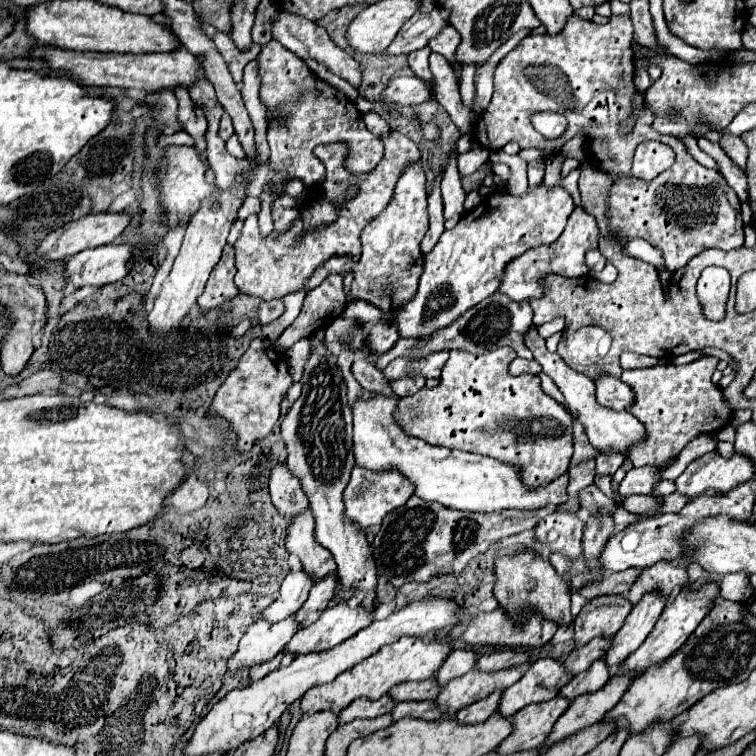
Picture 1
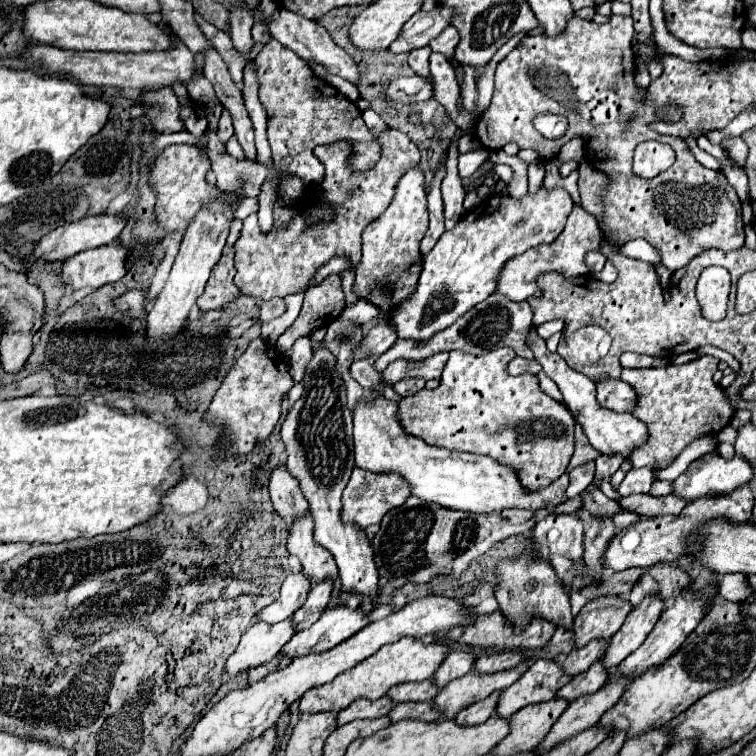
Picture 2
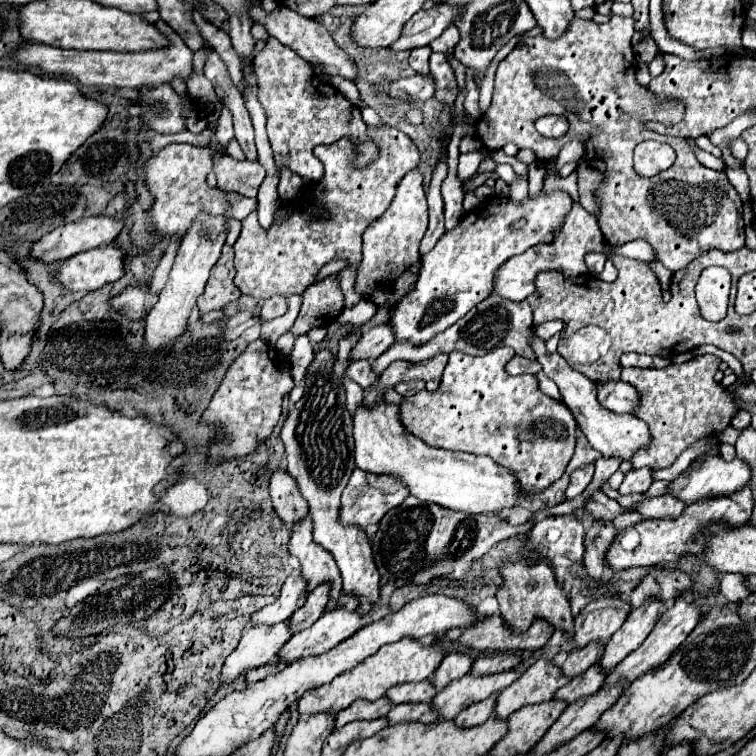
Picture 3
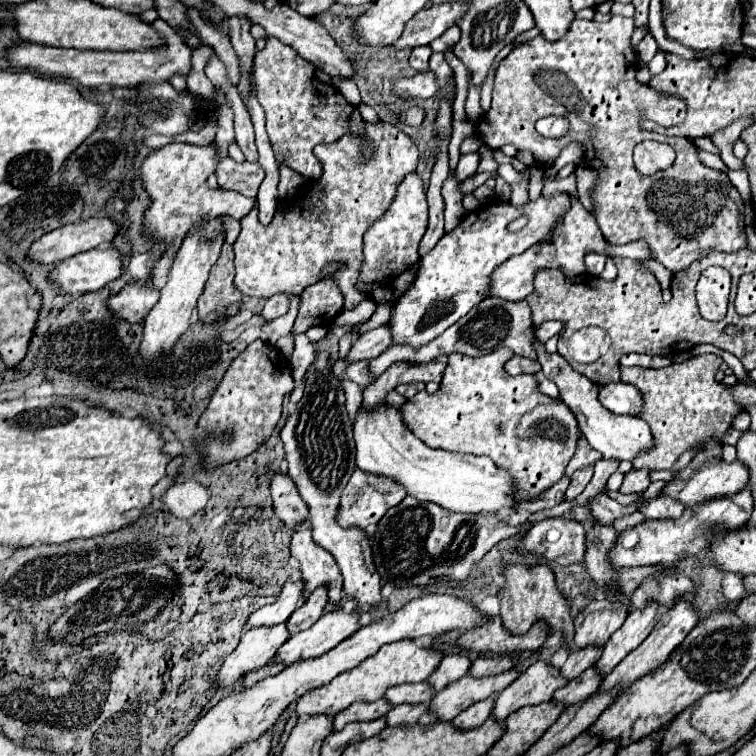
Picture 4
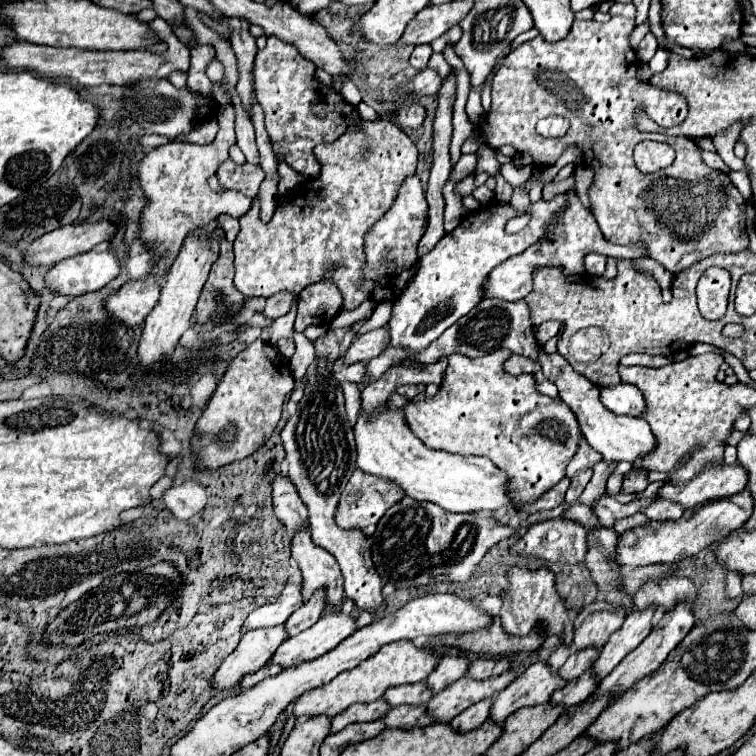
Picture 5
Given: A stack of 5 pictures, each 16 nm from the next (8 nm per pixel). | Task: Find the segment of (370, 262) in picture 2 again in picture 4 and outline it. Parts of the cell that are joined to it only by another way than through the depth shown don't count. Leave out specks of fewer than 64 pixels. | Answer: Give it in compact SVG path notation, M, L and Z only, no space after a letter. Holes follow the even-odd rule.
M418 172L408 174L396 192L394 202L390 204L388 212L368 232L364 234L364 264L360 270L360 288L366 290L366 284L372 284L368 298L376 304L390 304L394 306L400 296L408 290L408 284L416 280L416 268L420 266L418 244L428 226L428 204L422 186L422 178Z

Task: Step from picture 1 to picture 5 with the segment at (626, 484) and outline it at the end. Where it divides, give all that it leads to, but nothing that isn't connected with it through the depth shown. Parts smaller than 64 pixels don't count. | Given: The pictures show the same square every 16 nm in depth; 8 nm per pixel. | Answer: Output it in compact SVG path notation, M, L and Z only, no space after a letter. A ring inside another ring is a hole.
M636 470L636 472L630 472L626 478L624 478L624 484L622 484L622 494L632 494L632 492L642 492L646 490L646 486L650 484L648 480L648 470Z

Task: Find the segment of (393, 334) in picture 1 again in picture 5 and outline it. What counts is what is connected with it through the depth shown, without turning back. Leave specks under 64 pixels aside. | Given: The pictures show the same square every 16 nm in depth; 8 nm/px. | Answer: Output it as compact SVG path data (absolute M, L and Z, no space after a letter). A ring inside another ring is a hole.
M376 328L370 330L366 334L362 334L360 338L356 338L356 342L350 346L350 350L346 352L346 356L338 358L338 362L342 364L354 364L354 362L368 362L374 356L378 356L380 352L384 352L384 348L388 348L390 344L390 334L388 328Z

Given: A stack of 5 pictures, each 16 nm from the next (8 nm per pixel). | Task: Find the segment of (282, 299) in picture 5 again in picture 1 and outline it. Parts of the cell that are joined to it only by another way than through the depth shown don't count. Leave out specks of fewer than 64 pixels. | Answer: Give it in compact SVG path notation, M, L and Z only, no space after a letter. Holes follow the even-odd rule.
M280 298L270 300L270 302L262 302L258 306L258 322L260 322L260 326L270 324L272 320L280 318L282 314L284 314L284 304L280 304Z

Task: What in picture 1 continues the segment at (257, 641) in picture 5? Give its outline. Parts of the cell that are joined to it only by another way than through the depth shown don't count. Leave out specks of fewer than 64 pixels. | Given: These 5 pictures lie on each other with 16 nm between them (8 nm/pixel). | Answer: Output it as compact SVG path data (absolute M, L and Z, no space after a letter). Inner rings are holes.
M294 614L274 624L268 620L256 620L240 640L238 652L228 662L228 674L234 674L242 666L254 666L272 660L296 632L298 624Z

